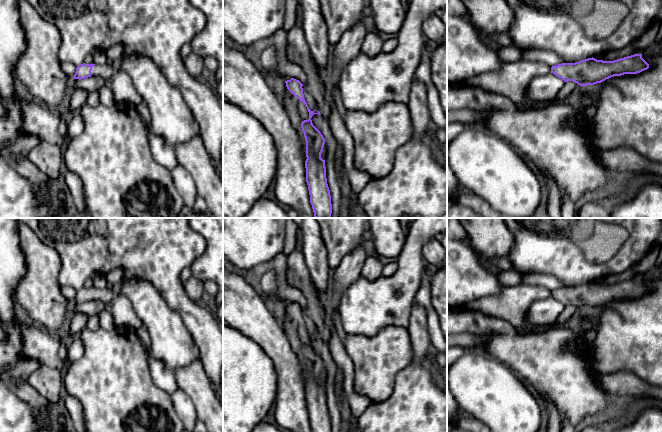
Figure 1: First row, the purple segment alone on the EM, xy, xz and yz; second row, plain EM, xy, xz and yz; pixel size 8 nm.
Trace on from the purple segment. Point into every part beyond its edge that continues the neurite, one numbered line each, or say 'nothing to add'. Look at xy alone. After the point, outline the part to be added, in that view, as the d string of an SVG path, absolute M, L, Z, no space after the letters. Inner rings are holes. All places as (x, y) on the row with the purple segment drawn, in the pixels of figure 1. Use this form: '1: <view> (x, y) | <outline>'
1: xy (106, 71) | M92 62L91 64L94 65L91 70L91 77L101 77L104 79L109 79L113 76L117 69L116 65L110 64L109 62L103 65L95 64L94 62Z

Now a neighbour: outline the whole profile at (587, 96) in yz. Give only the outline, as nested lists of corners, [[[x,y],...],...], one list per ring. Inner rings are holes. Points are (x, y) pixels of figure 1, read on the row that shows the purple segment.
[[[586,85],[580,87],[574,96],[567,102],[574,102],[580,108],[597,108],[599,103],[599,94],[592,85]]]

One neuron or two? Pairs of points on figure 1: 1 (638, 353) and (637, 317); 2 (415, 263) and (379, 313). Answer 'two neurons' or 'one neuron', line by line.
1: one neuron
2: one neuron

